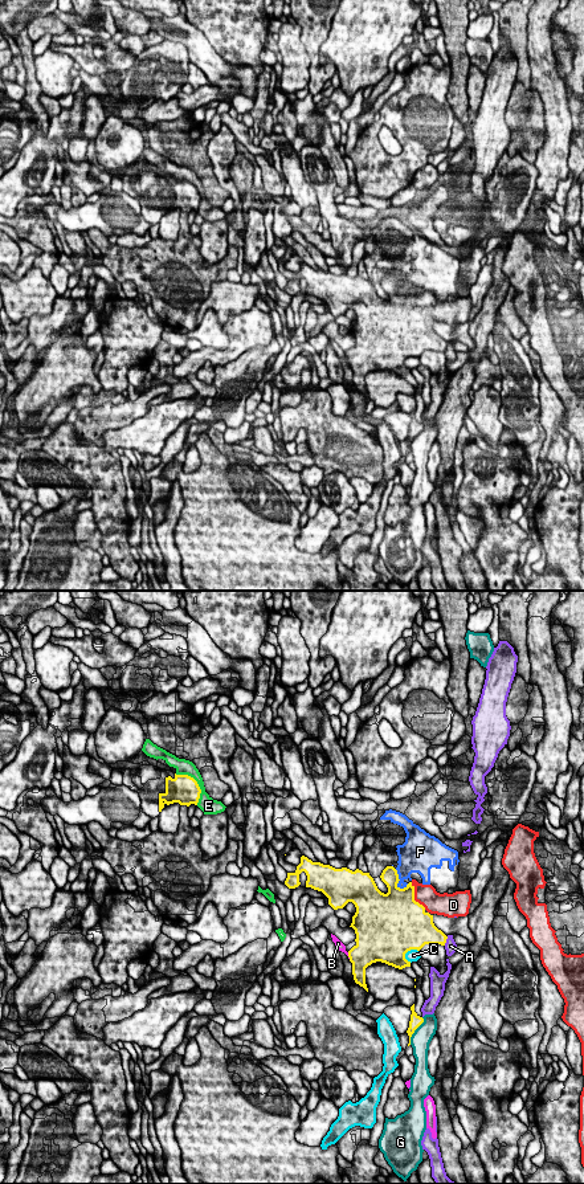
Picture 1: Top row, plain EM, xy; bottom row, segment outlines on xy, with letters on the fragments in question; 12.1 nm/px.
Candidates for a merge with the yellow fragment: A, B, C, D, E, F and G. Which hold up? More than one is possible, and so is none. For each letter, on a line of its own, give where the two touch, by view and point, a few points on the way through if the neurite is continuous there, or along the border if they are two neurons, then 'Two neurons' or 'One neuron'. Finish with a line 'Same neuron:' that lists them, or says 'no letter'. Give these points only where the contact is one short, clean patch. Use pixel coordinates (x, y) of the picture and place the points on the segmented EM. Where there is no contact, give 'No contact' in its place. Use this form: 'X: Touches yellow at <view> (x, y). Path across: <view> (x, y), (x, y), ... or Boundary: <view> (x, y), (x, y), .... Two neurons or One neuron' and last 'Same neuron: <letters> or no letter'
A: Touches yellow at xy (445, 940). Two neurons
B: Touches yellow at xy (348, 955). Two neurons
C: Touches yellow at xy (409, 950). Two neurons
D: Touches yellow at xy (413, 897). One neuron
E: Touches yellow at xy (196, 783). Two neurons
F: Touches yellow at xy (399, 880). Boundary: xy (395, 869), (399, 877), (397, 885), (403, 889). Two neurons
G: Touches yellow at xy (415, 1029). Two neurons
Same neuron: D

